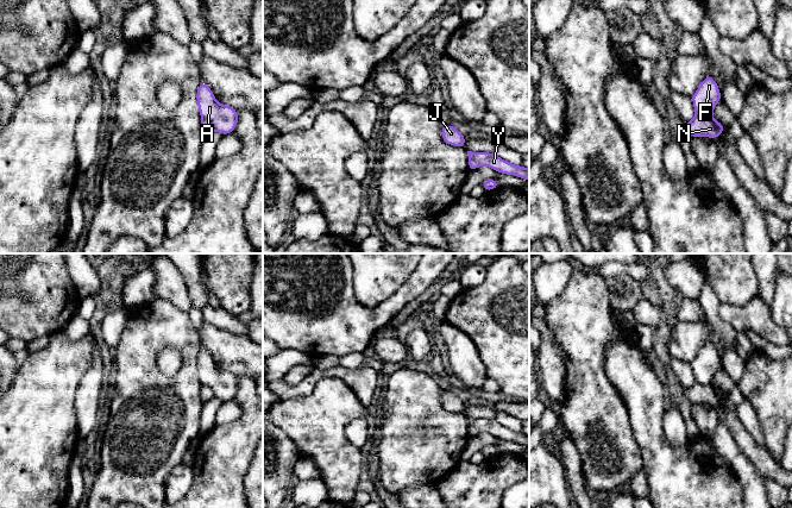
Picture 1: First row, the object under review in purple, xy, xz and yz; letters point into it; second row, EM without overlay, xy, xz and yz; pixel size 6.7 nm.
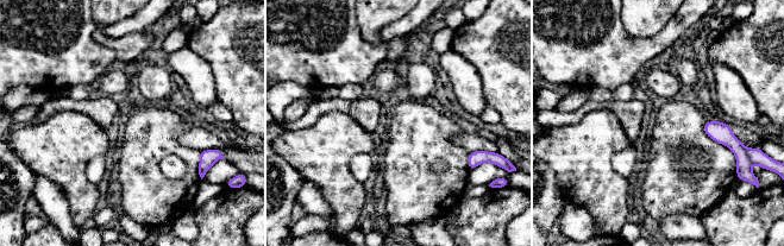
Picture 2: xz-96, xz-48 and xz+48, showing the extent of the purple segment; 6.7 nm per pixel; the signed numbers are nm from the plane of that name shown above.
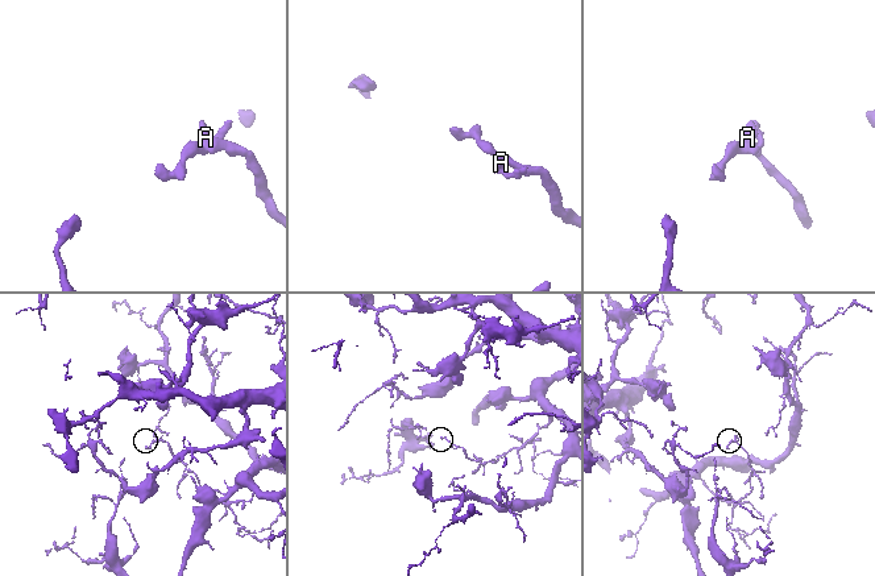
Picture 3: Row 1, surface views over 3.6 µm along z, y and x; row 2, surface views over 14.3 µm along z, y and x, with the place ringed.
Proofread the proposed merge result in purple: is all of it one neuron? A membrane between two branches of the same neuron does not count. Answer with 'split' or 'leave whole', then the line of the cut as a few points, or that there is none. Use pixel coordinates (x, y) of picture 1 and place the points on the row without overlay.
split; cut in xy along (202, 383), (212, 389), (214, 396)

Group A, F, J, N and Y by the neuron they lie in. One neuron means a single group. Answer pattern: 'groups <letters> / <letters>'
groups A F Y / J N

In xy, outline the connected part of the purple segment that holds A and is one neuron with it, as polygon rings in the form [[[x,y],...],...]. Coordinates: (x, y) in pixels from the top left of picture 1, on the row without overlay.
[[[203,347],[200,349],[196,358],[196,368],[201,384],[208,385],[214,391],[214,397],[222,402],[232,400],[238,390],[238,376],[219,370]]]

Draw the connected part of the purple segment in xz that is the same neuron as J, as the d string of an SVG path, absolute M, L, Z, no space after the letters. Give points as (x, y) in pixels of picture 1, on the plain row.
M444 390L441 403L446 410L465 415L466 404L454 393Z

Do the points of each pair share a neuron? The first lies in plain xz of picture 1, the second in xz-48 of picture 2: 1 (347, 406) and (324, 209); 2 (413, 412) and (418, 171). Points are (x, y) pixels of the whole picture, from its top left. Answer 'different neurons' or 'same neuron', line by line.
1: different neurons
2: same neuron

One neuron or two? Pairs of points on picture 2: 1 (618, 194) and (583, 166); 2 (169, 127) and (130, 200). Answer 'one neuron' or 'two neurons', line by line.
1: one neuron
2: one neuron

